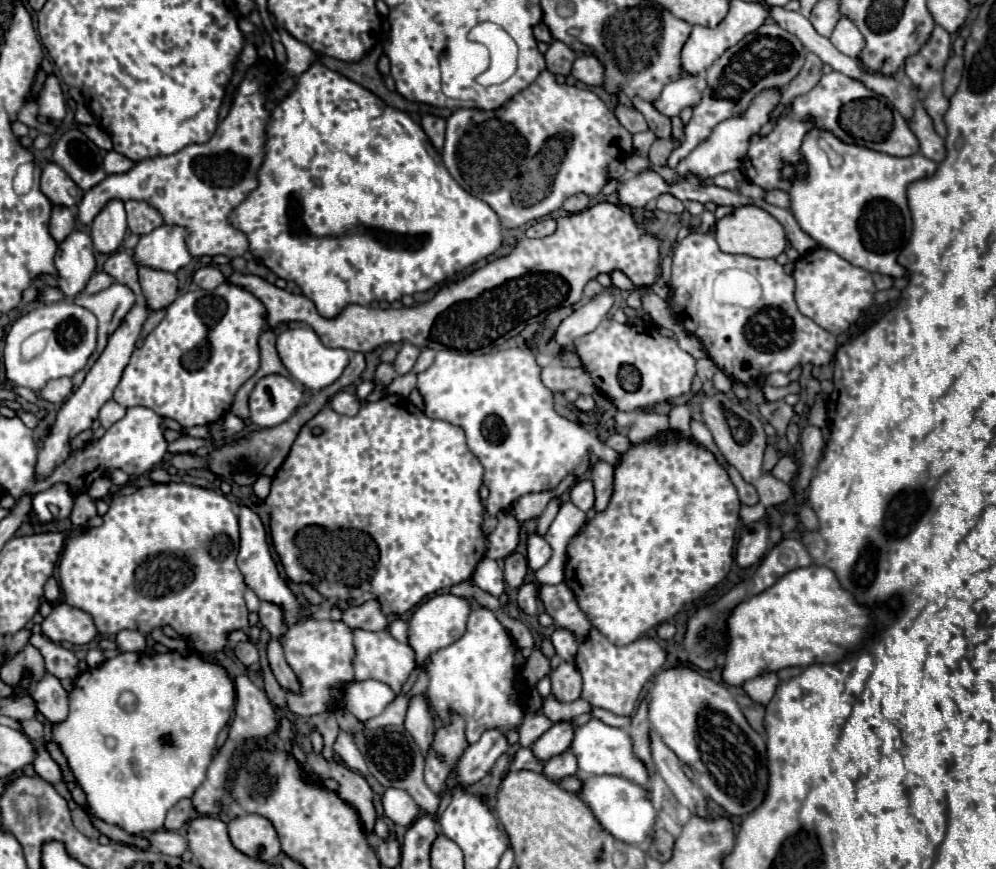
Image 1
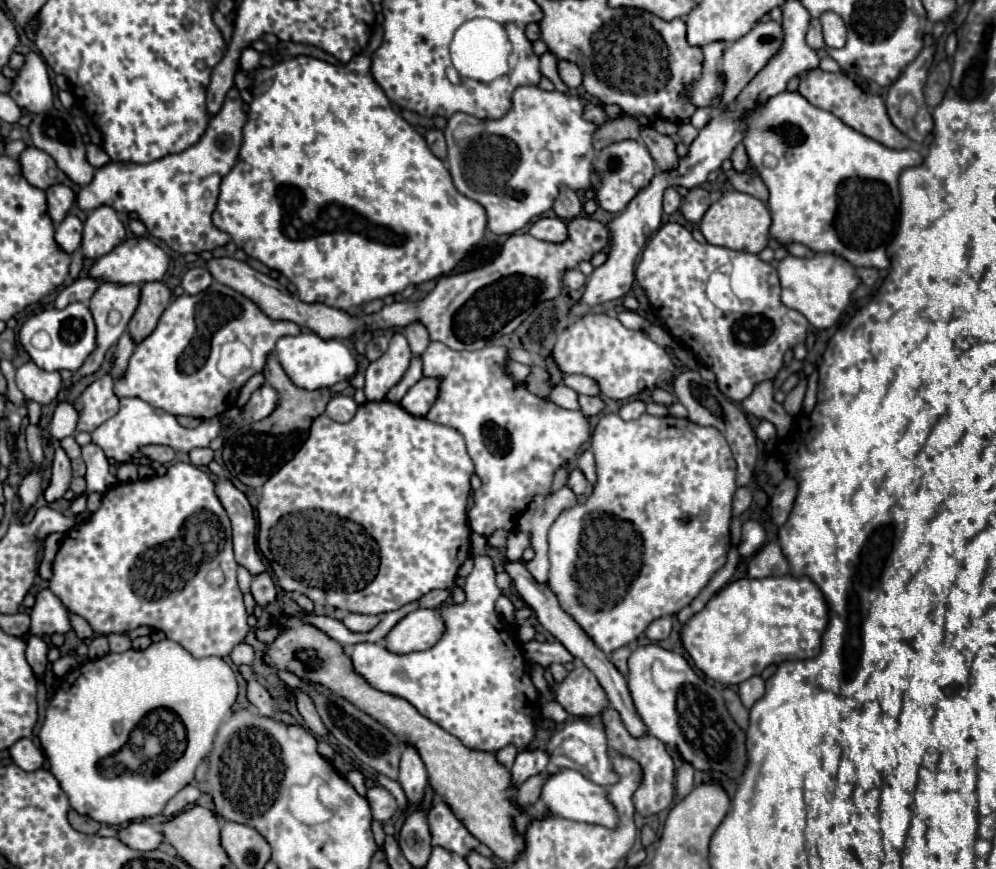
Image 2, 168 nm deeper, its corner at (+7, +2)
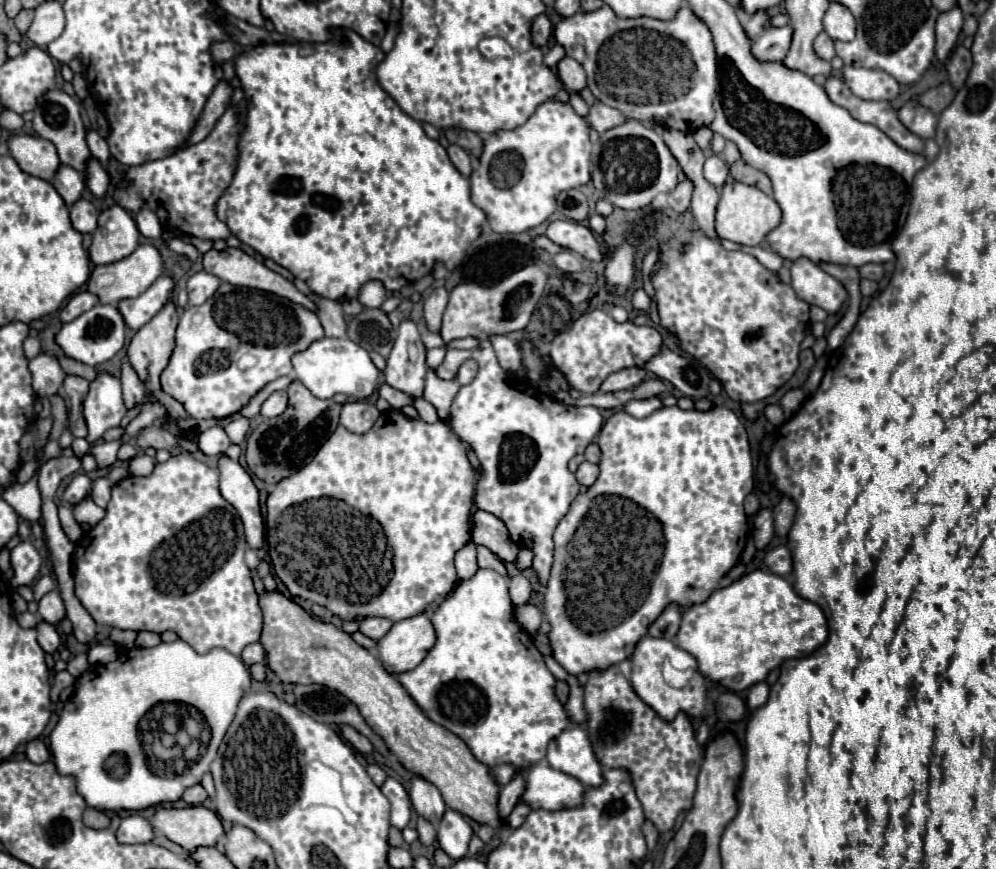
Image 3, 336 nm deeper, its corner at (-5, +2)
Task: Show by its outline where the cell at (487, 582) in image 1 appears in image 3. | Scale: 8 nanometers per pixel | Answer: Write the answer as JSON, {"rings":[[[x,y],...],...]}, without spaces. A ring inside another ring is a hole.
{"rings":[[[480,568],[472,578],[460,580],[454,586],[430,614],[430,620],[436,630],[436,644],[412,672],[398,676],[404,690],[432,722],[462,738],[478,762],[490,768],[510,764],[516,770],[538,764],[546,756],[550,738],[556,738],[570,726],[570,718],[554,694],[556,678],[546,668],[530,634],[514,618],[506,578],[496,570]]]}

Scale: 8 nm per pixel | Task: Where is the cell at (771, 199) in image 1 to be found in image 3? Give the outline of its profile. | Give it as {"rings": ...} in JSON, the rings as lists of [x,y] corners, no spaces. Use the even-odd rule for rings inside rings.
{"rings":[[[736,160],[734,164],[730,164],[730,176],[738,182],[744,182],[744,184],[752,184],[752,186],[758,186],[762,192],[766,194],[772,194],[772,184],[770,184],[770,178],[756,170],[754,166],[746,164],[744,160]]]}

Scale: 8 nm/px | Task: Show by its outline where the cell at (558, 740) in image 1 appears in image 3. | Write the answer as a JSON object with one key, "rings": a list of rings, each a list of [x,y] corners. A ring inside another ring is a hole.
{"rings":[[[518,774],[514,780],[510,780],[502,790],[500,790],[500,796],[498,796],[498,814],[500,814],[500,820],[506,820],[512,812],[512,808],[518,804],[518,794],[522,794],[522,774]]]}

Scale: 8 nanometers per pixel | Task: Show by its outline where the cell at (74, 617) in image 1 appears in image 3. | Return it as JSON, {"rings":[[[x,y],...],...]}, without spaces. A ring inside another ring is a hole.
{"rings":[[[60,590],[48,592],[40,602],[38,602],[38,614],[42,620],[56,624],[66,616],[66,608],[62,606],[62,596]]]}

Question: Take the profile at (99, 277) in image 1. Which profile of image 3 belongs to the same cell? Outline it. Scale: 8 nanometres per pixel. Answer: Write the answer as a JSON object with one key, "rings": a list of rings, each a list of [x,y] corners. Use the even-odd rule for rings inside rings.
{"rings":[[[80,292],[80,294],[76,294],[76,296],[72,296],[70,300],[68,300],[68,304],[62,308],[62,312],[60,312],[60,322],[72,322],[74,318],[78,318],[80,314],[84,314],[86,310],[90,310],[92,306],[96,306],[98,304],[98,298],[94,296],[94,294],[90,294],[90,292]]]}

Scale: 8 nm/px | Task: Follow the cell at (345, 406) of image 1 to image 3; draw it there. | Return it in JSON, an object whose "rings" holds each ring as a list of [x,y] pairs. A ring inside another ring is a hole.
{"rings":[[[362,400],[346,402],[342,406],[340,424],[354,434],[366,434],[374,426],[378,416],[380,416],[378,408],[370,402],[362,402]]]}

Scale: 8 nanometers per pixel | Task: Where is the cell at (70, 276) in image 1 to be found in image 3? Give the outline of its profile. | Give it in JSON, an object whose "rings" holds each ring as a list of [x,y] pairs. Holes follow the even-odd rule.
{"rings":[[[80,198],[70,206],[70,220],[72,226],[78,232],[94,232],[96,230],[96,220],[98,220],[98,210],[94,208],[92,202]]]}

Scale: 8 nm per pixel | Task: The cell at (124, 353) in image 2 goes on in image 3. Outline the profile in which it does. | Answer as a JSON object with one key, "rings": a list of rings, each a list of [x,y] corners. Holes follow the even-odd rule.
{"rings":[[[124,358],[122,362],[122,392],[124,392],[124,406],[128,410],[140,406],[144,400],[144,386],[142,382],[138,382],[138,376],[134,374],[128,358]]]}

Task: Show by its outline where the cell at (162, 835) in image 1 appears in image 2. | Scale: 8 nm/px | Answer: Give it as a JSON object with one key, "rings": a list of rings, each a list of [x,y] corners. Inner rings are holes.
{"rings":[[[132,822],[118,832],[118,838],[134,850],[156,850],[164,842],[162,830],[148,822]]]}

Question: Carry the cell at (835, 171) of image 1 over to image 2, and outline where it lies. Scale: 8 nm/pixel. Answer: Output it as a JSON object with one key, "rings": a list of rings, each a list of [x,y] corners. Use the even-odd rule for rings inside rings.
{"rings":[[[798,92],[776,94],[764,106],[750,112],[744,144],[752,166],[770,190],[770,234],[778,242],[802,242],[814,252],[836,252],[846,258],[854,268],[890,268],[886,250],[898,230],[898,176],[902,170],[910,166],[920,166],[924,162],[916,150],[890,150],[866,138],[864,134],[850,130],[850,126],[846,126],[840,118],[834,118],[834,114],[812,106]],[[768,154],[778,160],[776,166],[764,164],[764,156]]]}

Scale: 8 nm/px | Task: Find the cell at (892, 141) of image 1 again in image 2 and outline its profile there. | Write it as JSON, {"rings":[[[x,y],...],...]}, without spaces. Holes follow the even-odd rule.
{"rings":[[[820,68],[816,70],[810,70],[808,76],[800,82],[798,86],[798,94],[802,94],[810,104],[822,108],[822,110],[828,110],[828,112],[834,112],[834,116],[838,116],[846,126],[854,128],[856,132],[888,146],[888,148],[894,148],[894,150],[904,150],[906,146],[910,146],[910,140],[906,138],[906,134],[902,134],[888,118],[888,112],[886,112],[886,106],[884,106],[884,100],[876,94],[866,94],[848,74],[844,72],[822,72]]]}

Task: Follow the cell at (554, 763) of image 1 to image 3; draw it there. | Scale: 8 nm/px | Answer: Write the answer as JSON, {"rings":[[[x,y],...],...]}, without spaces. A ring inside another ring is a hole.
{"rings":[[[516,804],[514,806],[514,810],[512,810],[512,814],[508,816],[508,820],[506,820],[506,826],[510,828],[510,830],[516,830],[518,826],[522,826],[522,822],[524,822],[524,818],[526,818],[526,814],[530,812],[530,808],[528,806],[522,806],[522,804]]]}

